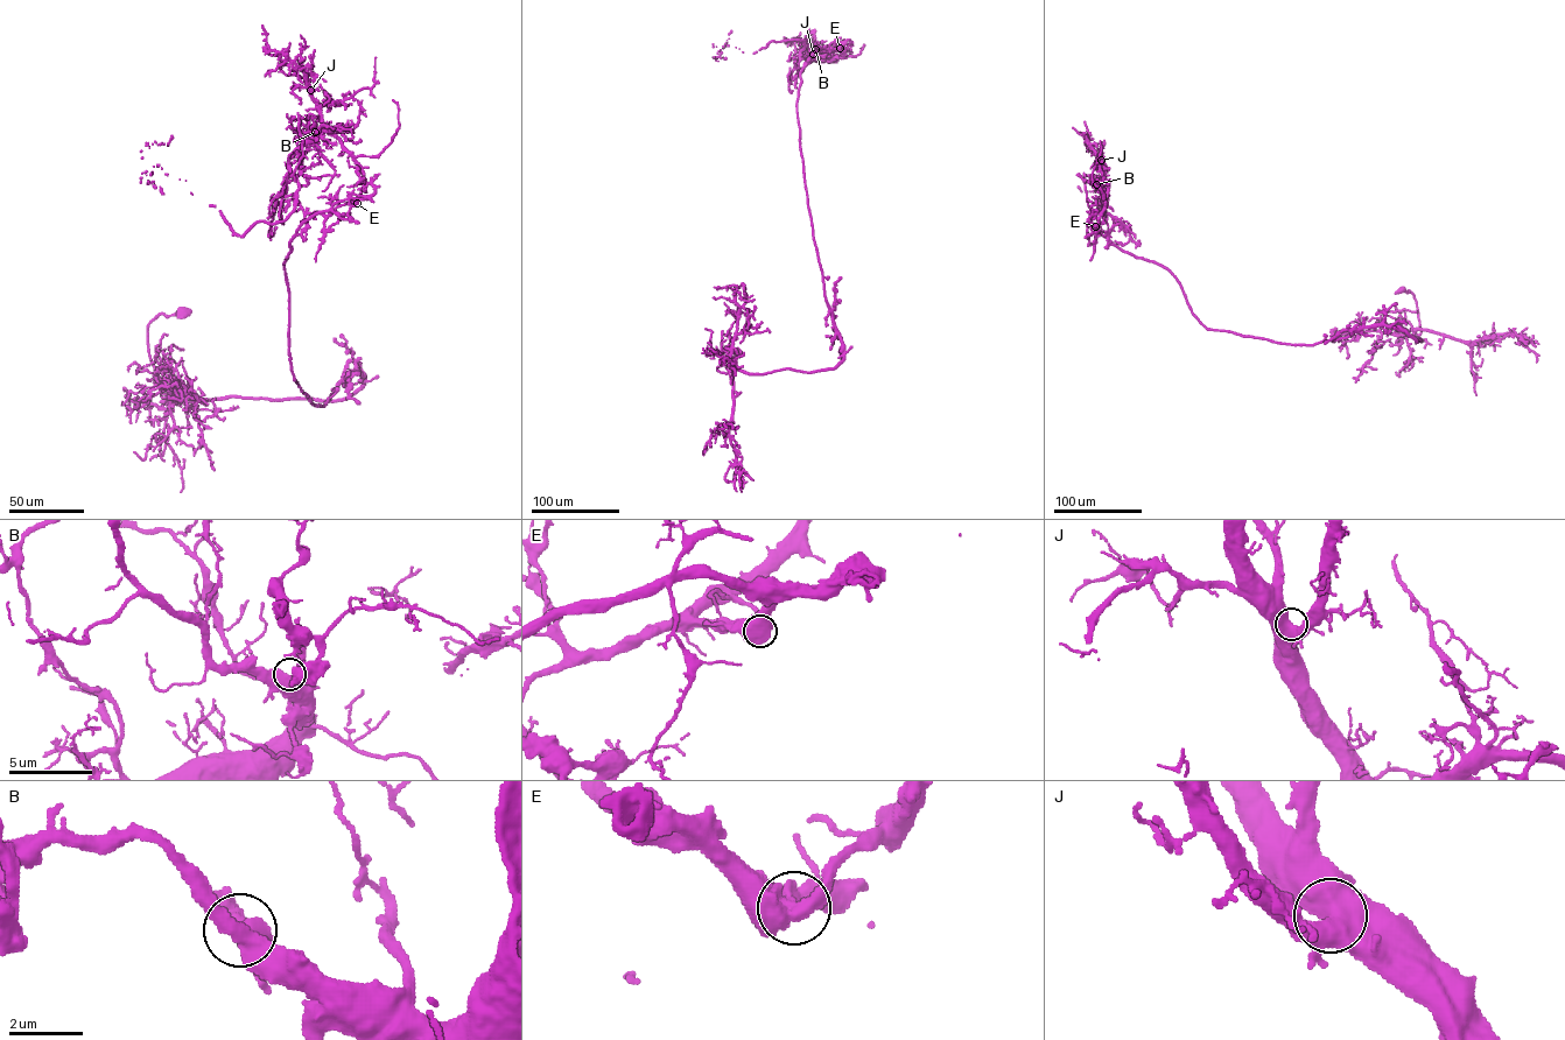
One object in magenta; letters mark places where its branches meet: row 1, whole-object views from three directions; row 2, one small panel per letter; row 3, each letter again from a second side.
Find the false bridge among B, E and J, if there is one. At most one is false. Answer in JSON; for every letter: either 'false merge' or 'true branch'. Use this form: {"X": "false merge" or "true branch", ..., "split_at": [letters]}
{"B": "true branch", "E": "false merge", "J": "true branch", "split_at": ["E"]}

